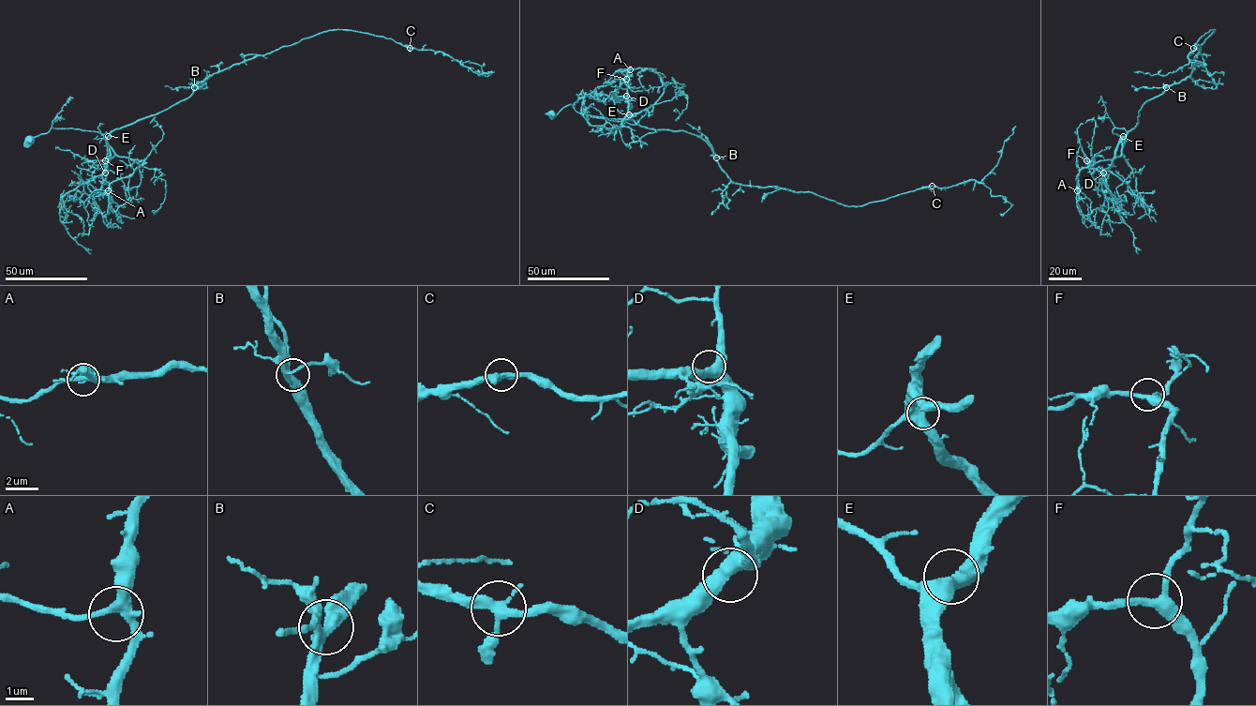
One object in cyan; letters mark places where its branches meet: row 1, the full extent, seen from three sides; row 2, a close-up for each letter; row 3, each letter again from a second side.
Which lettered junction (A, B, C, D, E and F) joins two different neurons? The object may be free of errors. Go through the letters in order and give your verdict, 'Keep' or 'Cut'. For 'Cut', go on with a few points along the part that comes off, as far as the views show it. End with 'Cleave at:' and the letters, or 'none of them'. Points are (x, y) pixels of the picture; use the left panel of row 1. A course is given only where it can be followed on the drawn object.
A: Keep
B: Keep
C: Keep
D: Keep
E: Keep
F: Keep
Cleave at: none of them

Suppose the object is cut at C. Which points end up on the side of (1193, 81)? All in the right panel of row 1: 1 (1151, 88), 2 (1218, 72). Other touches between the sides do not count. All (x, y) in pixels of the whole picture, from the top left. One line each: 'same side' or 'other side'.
1: same side
2: other side

